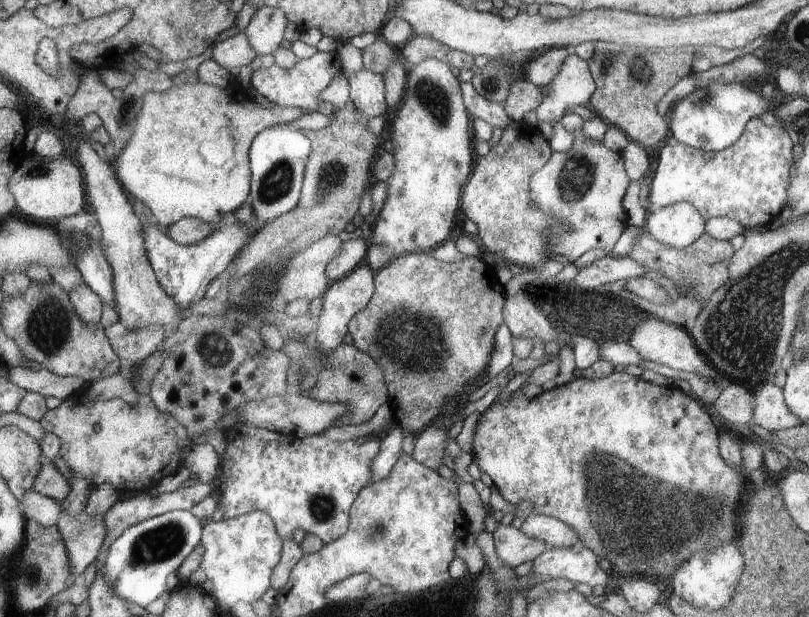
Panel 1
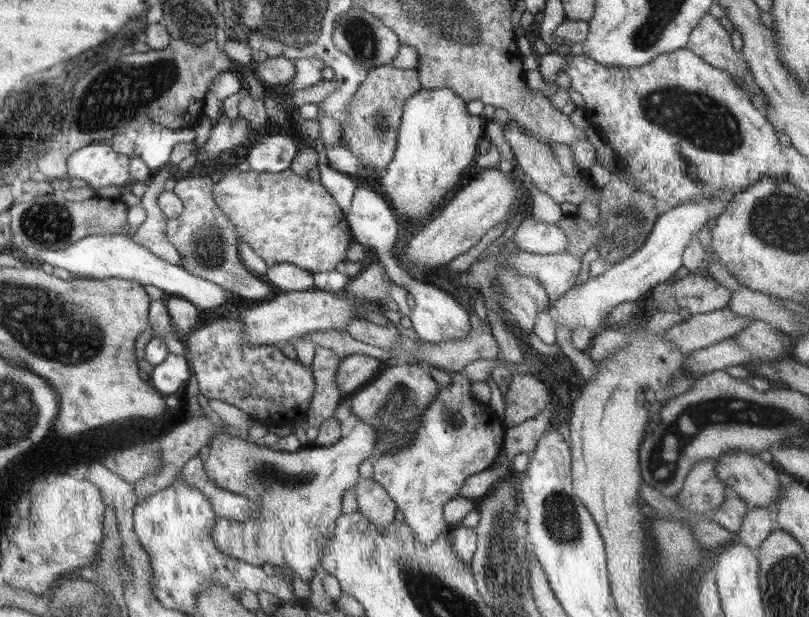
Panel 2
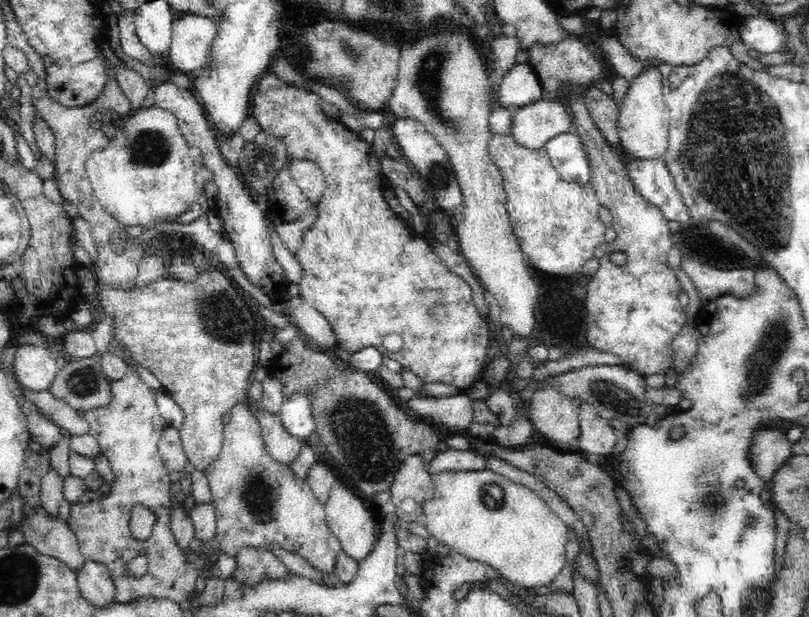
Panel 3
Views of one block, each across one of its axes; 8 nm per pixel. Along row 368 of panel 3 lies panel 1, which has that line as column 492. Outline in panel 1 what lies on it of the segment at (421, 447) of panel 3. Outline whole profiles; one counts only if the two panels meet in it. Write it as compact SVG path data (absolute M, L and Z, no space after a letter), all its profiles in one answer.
M419 252L419 254L405 254L405 256L399 256L399 258L393 258L389 264L385 264L375 276L373 276L373 282L375 282L375 294L369 302L369 306L359 312L351 322L349 322L349 336L353 340L353 346L357 350L361 350L363 354L369 354L385 372L385 382L387 382L387 390L389 390L389 406L391 406L391 414L393 414L393 420L397 426L401 426L403 430L411 432L413 436L419 436L435 418L439 418L445 410L445 402L455 398L457 394L455 392L461 392L463 386L469 382L469 380L475 380L477 376L481 376L483 370L487 370L489 362L491 362L491 356L493 356L493 350L495 350L495 330L503 324L503 306L505 306L505 290L503 286L497 282L497 274L495 274L495 268L493 266L487 266L483 264L479 258L465 258L463 262L439 262L431 256L431 252Z

